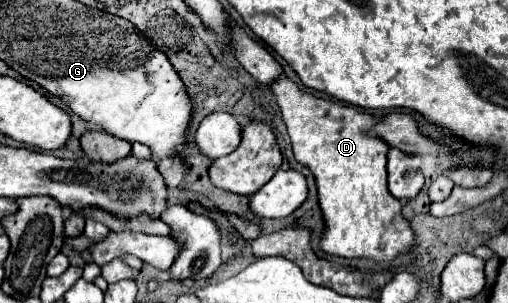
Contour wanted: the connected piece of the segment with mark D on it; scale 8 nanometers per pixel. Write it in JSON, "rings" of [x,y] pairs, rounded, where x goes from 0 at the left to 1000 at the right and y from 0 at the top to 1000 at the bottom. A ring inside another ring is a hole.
{"rings":[[[547,251],[528,290],[535,297],[543,343],[551,350],[559,409],[567,409],[579,521],[591,541],[606,548],[622,587],[626,673],[630,673],[634,726],[638,726],[638,766],[626,799],[626,818],[650,845],[720,851],[720,858],[736,858],[736,865],[772,865],[776,851],[807,832],[819,805],[815,759],[807,752],[807,733],[795,726],[795,713],[791,713],[791,667],[783,653],[768,647],[768,634],[760,620],[764,482],[752,462],[728,455],[720,442],[728,429],[728,416],[740,409],[744,389],[728,383],[724,370],[713,370],[709,356],[602,310],[563,251]]]}

